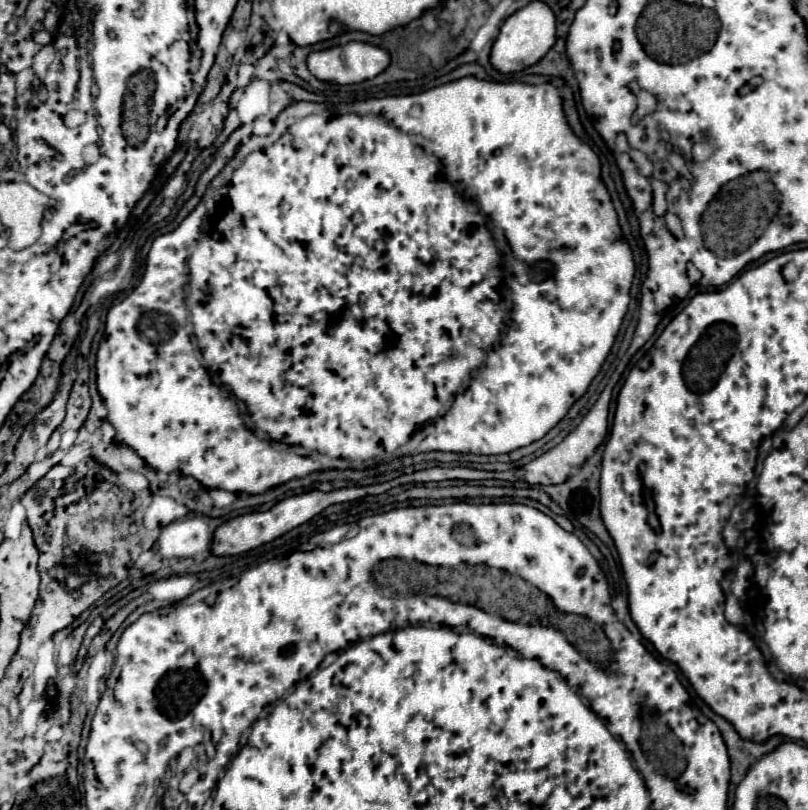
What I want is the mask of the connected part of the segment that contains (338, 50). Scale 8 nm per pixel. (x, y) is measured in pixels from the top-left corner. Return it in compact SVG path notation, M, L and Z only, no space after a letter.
M348 42L344 46L334 46L320 52L310 52L308 56L308 70L318 78L334 84L358 84L364 80L370 80L378 76L382 70L386 70L386 64L390 64L390 54L374 44L366 42Z

